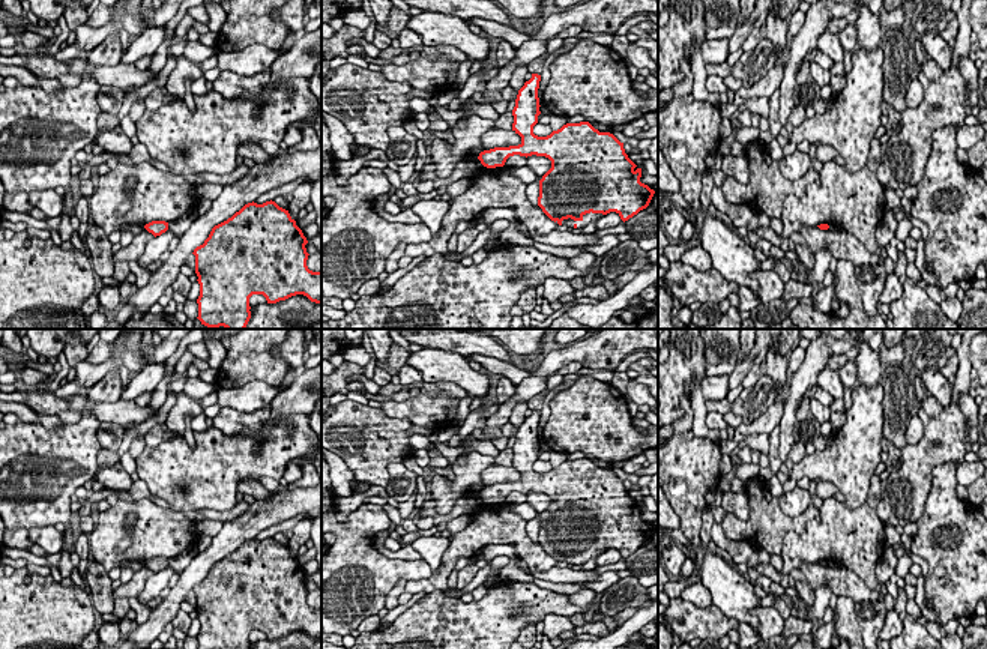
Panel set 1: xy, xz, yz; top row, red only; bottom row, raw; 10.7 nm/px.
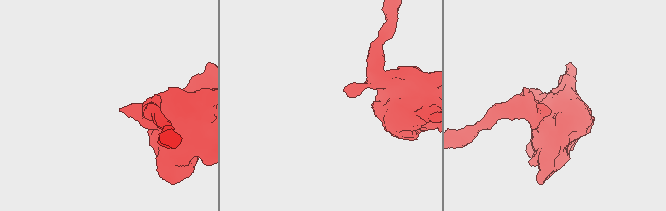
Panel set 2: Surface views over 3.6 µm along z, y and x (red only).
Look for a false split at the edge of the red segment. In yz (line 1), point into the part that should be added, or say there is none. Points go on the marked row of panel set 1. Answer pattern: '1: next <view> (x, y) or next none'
1: next none

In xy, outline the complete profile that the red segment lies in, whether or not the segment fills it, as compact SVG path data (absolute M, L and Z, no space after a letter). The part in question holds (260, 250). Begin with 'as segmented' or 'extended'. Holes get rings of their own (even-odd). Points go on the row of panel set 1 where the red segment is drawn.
as segmented; M275 201L245 204L231 218L215 225L204 243L192 252L200 284L197 318L207 328L245 329L251 318L252 294L263 294L267 303L296 294L321 303L321 272L308 269L306 243L288 210Z

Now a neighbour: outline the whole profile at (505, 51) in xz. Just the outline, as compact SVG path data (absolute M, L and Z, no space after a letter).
M499 39L496 42L496 59L497 59L497 66L505 68L508 63L512 62L515 57L515 48L503 39Z

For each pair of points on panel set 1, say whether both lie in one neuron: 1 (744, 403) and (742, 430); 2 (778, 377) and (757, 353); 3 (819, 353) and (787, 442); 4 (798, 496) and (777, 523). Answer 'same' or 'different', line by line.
1: different
2: different
3: same
4: different

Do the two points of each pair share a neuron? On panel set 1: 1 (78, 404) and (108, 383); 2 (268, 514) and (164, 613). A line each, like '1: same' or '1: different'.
1: different
2: same

